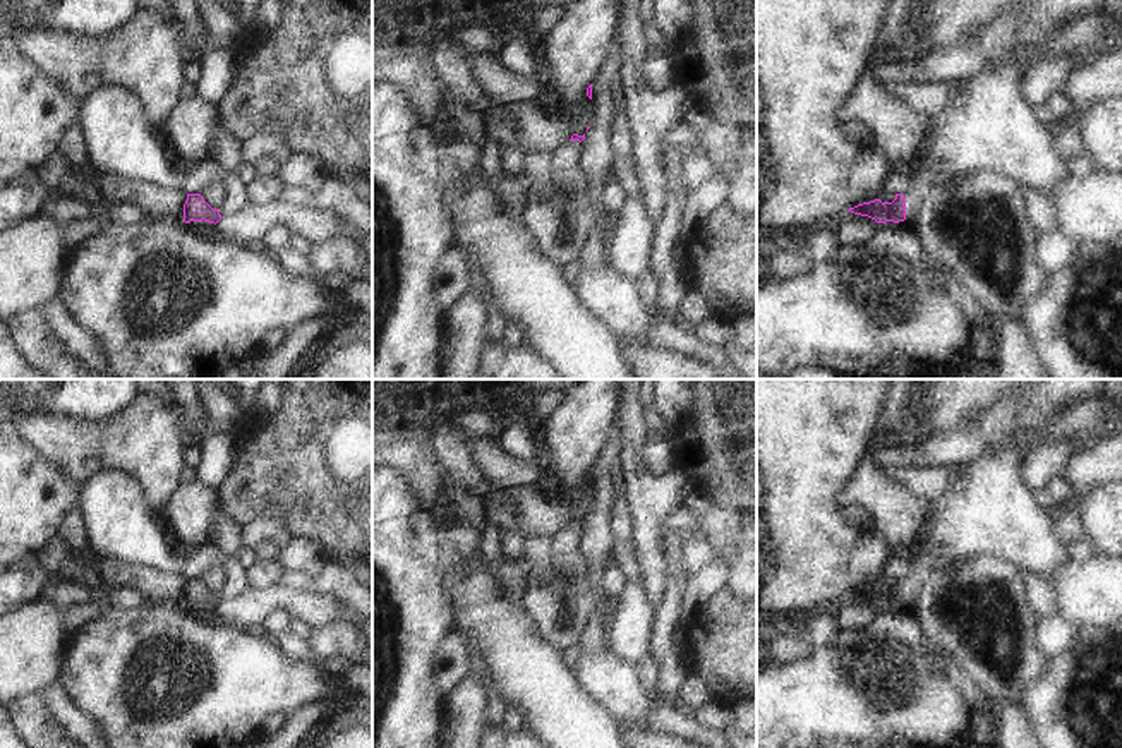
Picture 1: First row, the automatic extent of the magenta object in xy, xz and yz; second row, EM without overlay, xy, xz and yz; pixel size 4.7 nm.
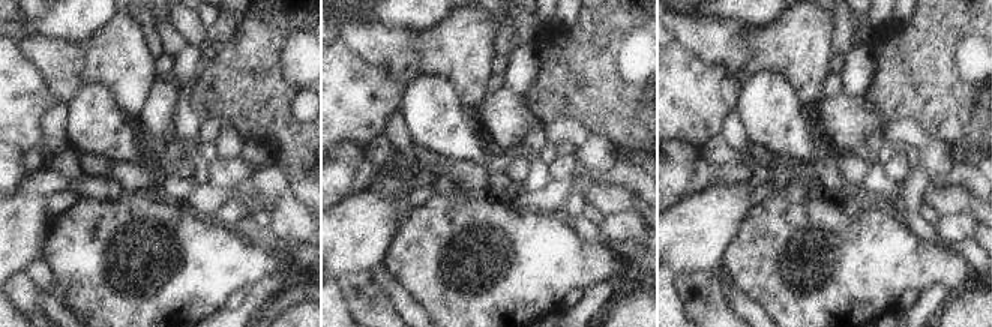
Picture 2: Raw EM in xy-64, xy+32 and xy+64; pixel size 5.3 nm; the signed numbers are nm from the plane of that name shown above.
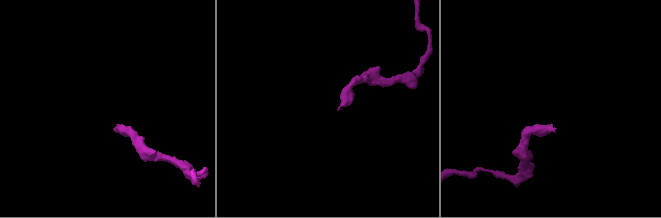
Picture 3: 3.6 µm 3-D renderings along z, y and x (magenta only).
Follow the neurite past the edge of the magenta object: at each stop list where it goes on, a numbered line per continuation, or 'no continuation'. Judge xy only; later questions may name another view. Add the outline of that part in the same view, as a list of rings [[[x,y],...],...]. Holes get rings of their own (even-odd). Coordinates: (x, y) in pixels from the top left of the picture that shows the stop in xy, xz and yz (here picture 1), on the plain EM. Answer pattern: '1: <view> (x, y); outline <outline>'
1: xy (203, 611); outline [[[204,604],[202,606],[190,606],[189,611],[202,619],[216,619],[216,609],[204,606]]]

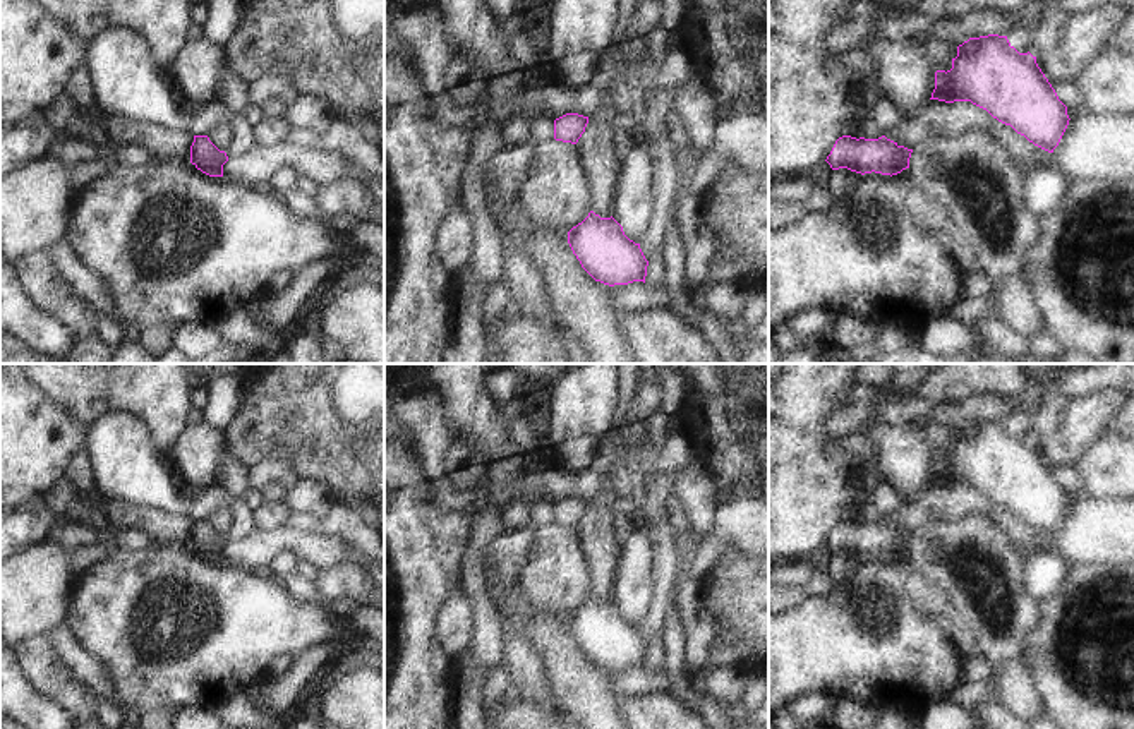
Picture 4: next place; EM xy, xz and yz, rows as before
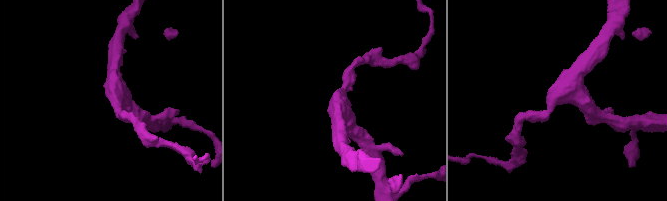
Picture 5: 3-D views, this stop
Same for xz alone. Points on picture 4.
no continuation

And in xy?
no continuation

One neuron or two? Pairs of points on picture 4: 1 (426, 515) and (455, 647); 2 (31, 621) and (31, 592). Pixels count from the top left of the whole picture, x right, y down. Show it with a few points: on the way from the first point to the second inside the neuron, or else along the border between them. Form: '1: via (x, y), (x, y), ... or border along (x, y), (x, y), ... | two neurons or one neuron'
1: border along (460, 585), (441, 613), (441, 645) | two neurons
2: via (31, 614), (31, 599) | one neuron

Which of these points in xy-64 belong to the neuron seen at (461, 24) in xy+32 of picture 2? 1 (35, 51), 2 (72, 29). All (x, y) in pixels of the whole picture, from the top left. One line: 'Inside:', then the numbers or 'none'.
Inside: 1

